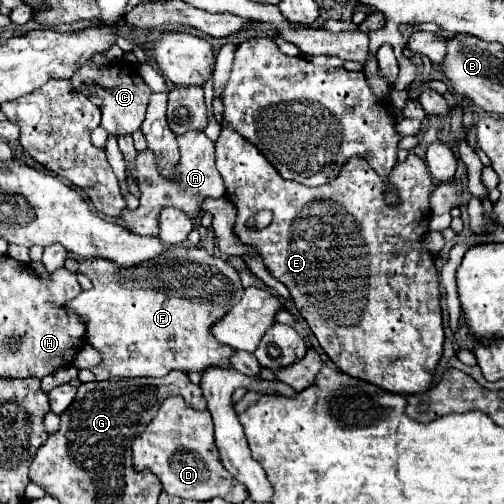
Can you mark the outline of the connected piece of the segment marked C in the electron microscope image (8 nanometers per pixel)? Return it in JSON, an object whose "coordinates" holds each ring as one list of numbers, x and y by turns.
{"coordinates":[[87,61,81,67,81,71,77,69,77,73,73,73,73,77,69,81,77,93,93,95,103,101,101,127,109,135,125,135,125,133,133,133,141,127,141,123,145,119,145,109,147,109,151,89,143,83,141,75,137,73,137,69,133,65,117,63,117,65,97,67,93,61]]}

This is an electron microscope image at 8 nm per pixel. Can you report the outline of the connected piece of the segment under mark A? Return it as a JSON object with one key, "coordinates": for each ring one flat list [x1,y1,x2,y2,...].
{"coordinates":[[189,131,177,137,179,143,179,163,173,169,171,177,163,177,157,169,157,157,151,149,139,151,133,165,127,165,127,173,135,179,139,191,141,191,141,203,137,211,123,209,119,219,125,223,125,227,137,235,159,235,159,213,165,207,181,209,187,217,197,217,201,213,201,203,205,199,219,199,225,197,225,185,223,179,215,167,215,147,213,141,205,133]]}

